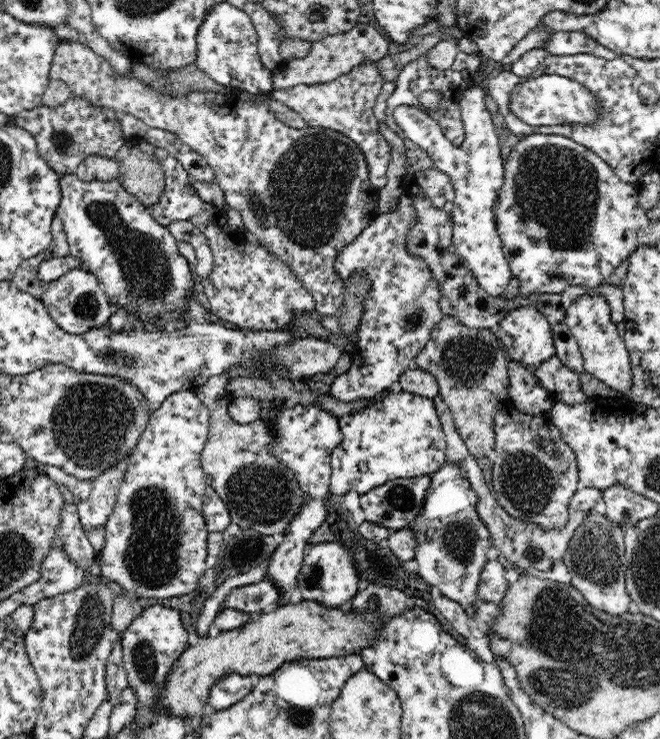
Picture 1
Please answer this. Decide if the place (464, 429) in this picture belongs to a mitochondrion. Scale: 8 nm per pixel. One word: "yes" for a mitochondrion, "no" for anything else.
no

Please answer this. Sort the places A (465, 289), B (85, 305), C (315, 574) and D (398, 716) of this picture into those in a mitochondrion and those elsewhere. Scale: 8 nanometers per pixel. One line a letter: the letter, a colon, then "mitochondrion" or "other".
A: mitochondrion
B: mitochondrion
C: mitochondrion
D: other

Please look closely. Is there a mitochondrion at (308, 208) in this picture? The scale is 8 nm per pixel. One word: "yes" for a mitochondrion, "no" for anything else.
yes

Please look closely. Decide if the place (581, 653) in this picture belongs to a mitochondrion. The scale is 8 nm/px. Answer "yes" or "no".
yes

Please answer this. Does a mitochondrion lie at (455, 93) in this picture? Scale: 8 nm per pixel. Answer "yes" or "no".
no

